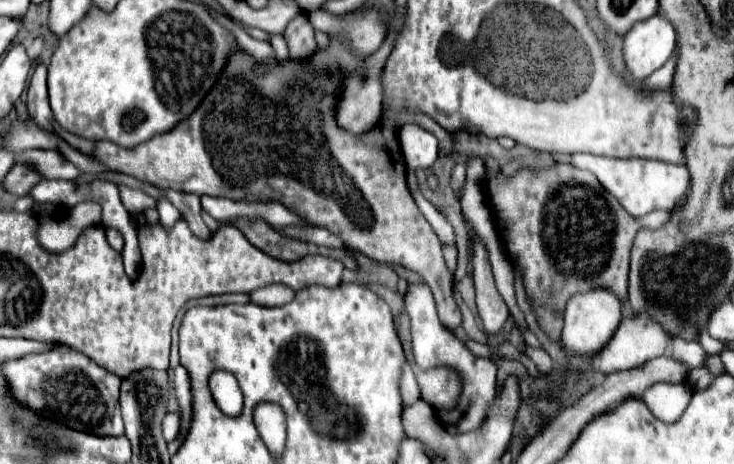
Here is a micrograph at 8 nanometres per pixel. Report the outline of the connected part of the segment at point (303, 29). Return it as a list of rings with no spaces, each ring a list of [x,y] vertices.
[[[297,15],[295,19],[289,21],[289,25],[283,31],[283,37],[289,45],[289,55],[293,59],[309,55],[313,49],[317,49],[315,37],[313,37],[313,27],[307,21],[305,15]]]

